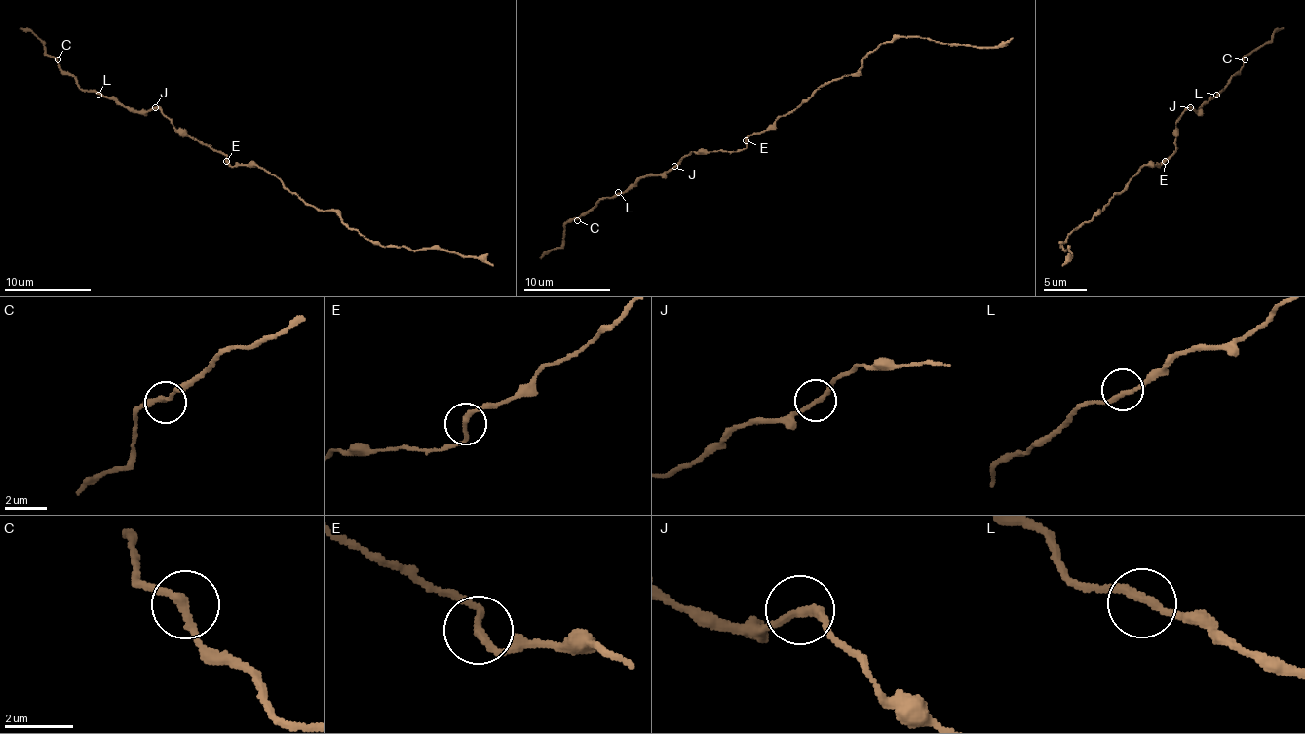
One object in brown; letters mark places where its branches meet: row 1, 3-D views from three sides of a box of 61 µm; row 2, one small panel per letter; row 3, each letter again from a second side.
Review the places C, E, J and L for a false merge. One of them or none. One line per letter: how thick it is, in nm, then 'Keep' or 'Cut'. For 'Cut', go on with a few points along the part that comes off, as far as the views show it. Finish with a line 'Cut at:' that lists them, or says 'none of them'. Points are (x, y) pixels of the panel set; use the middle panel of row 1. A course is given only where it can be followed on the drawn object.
C: Thickness 240 nm. Keep
E: Thickness 240 nm. Keep
J: Thickness 240 nm. Keep
L: Thickness 220 nm. Keep
Cut at: none of them

